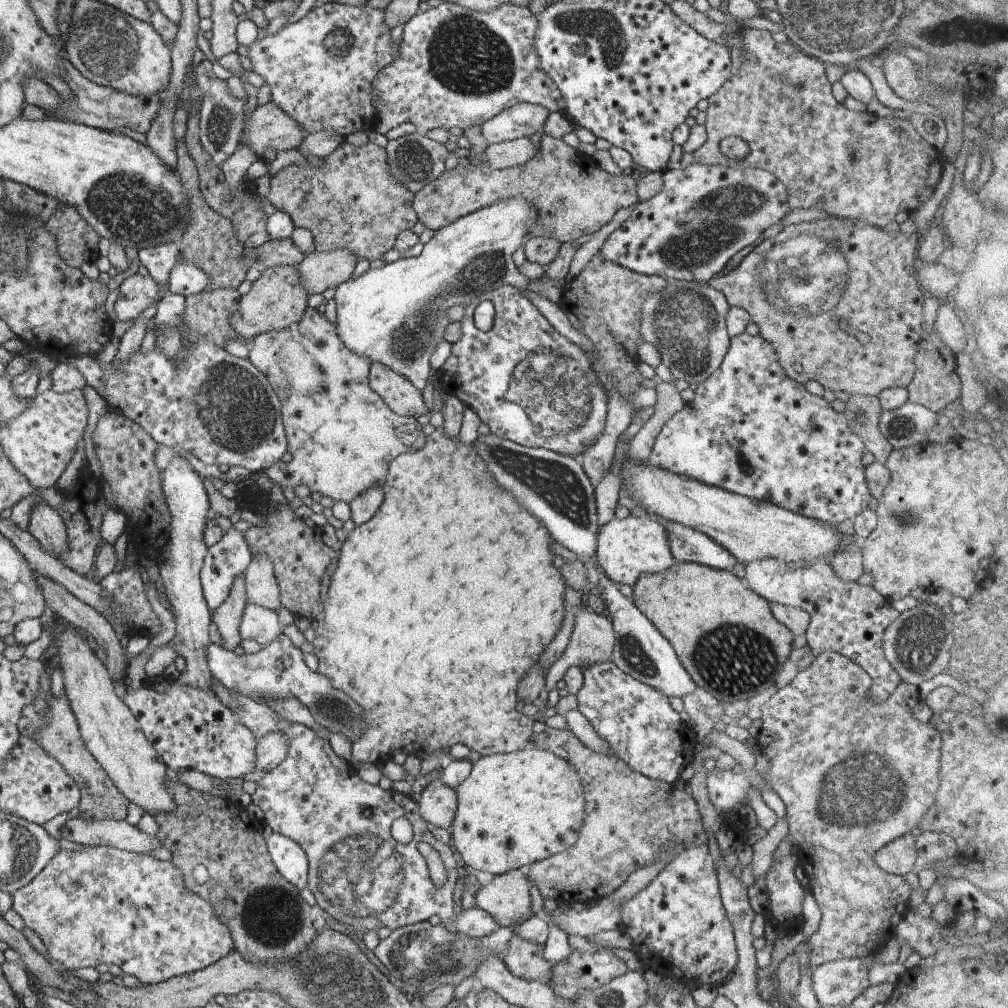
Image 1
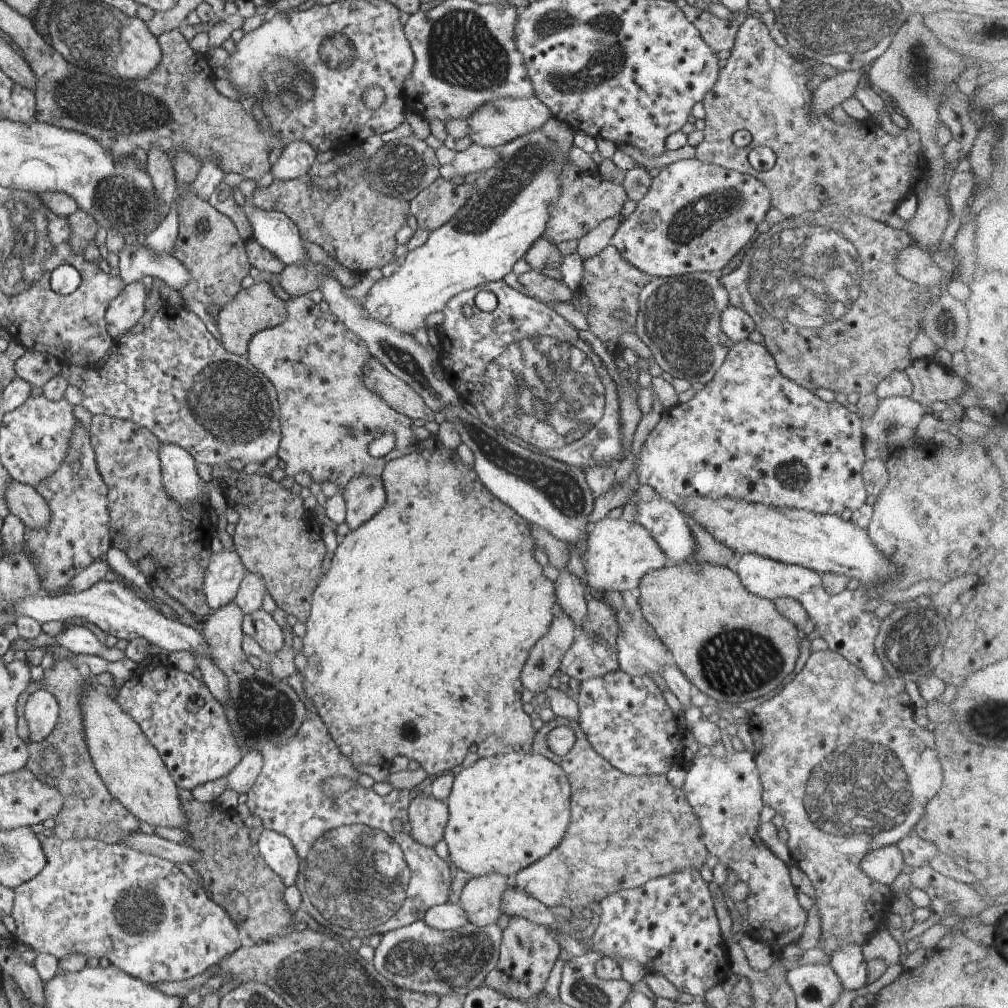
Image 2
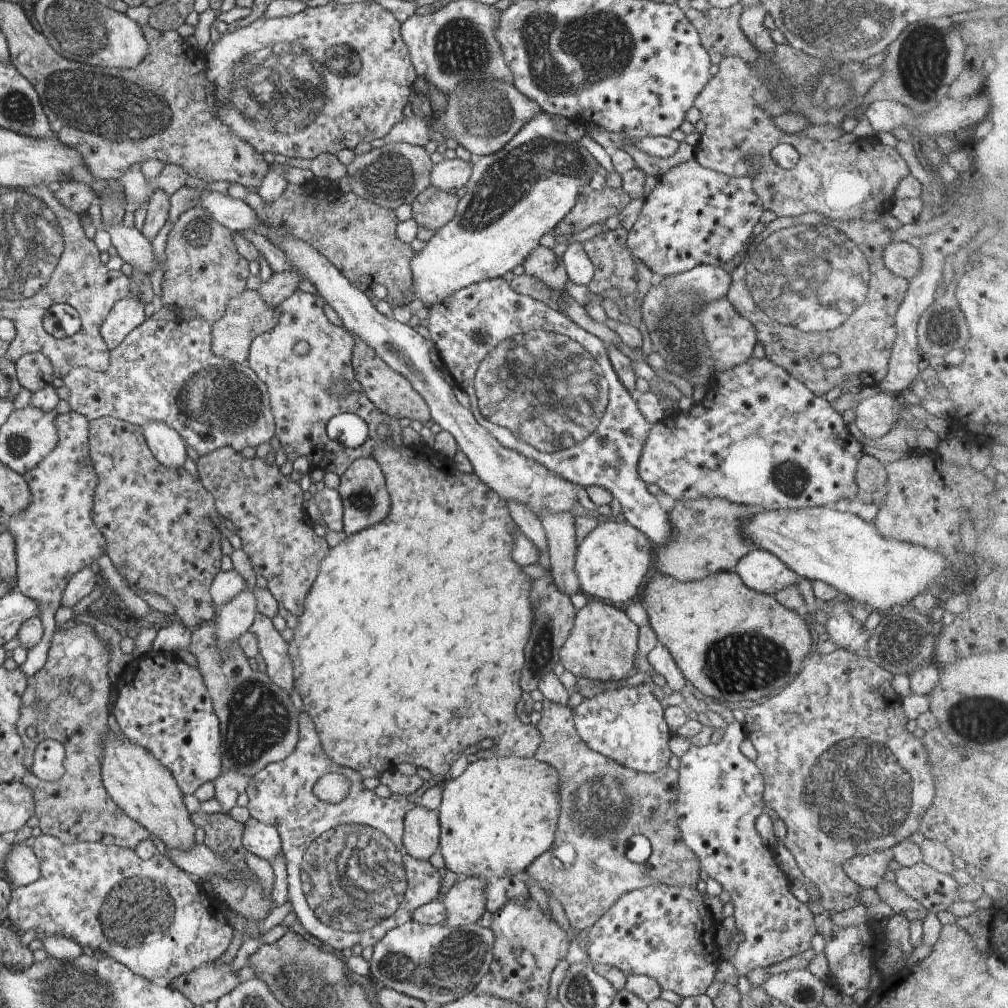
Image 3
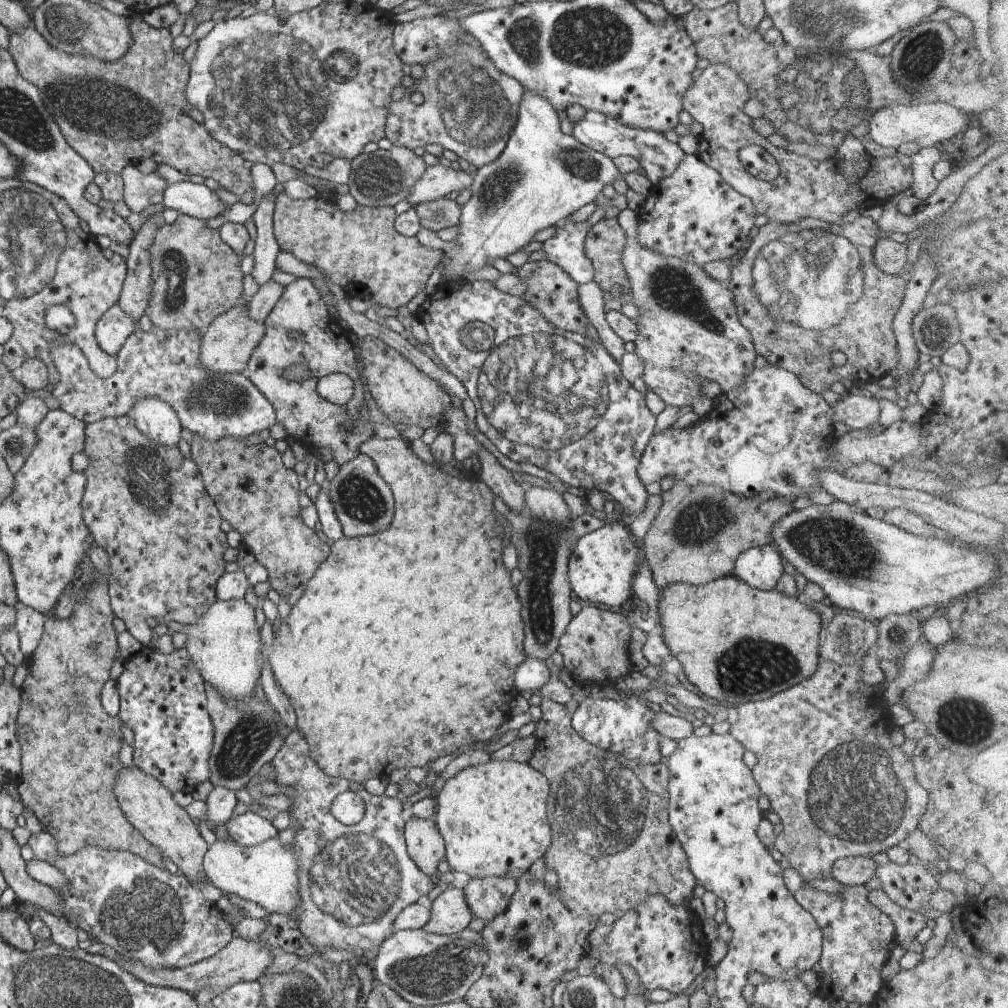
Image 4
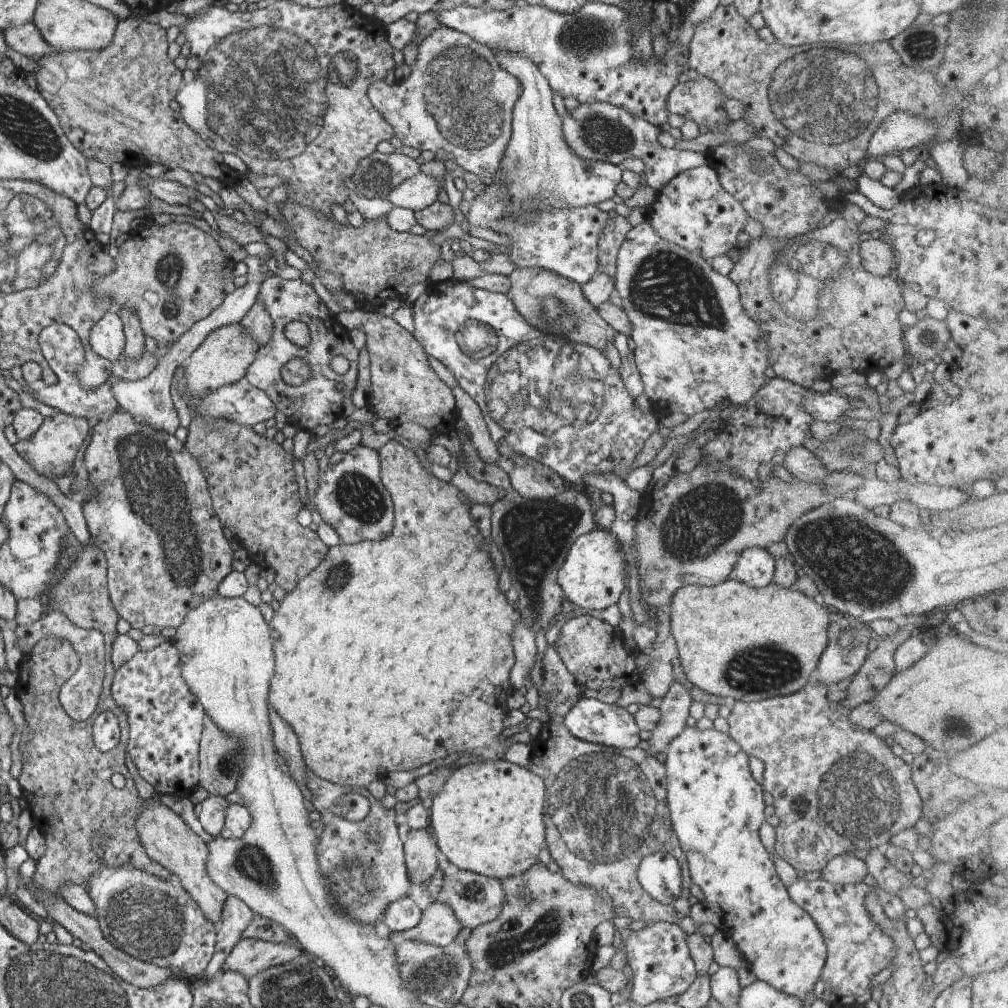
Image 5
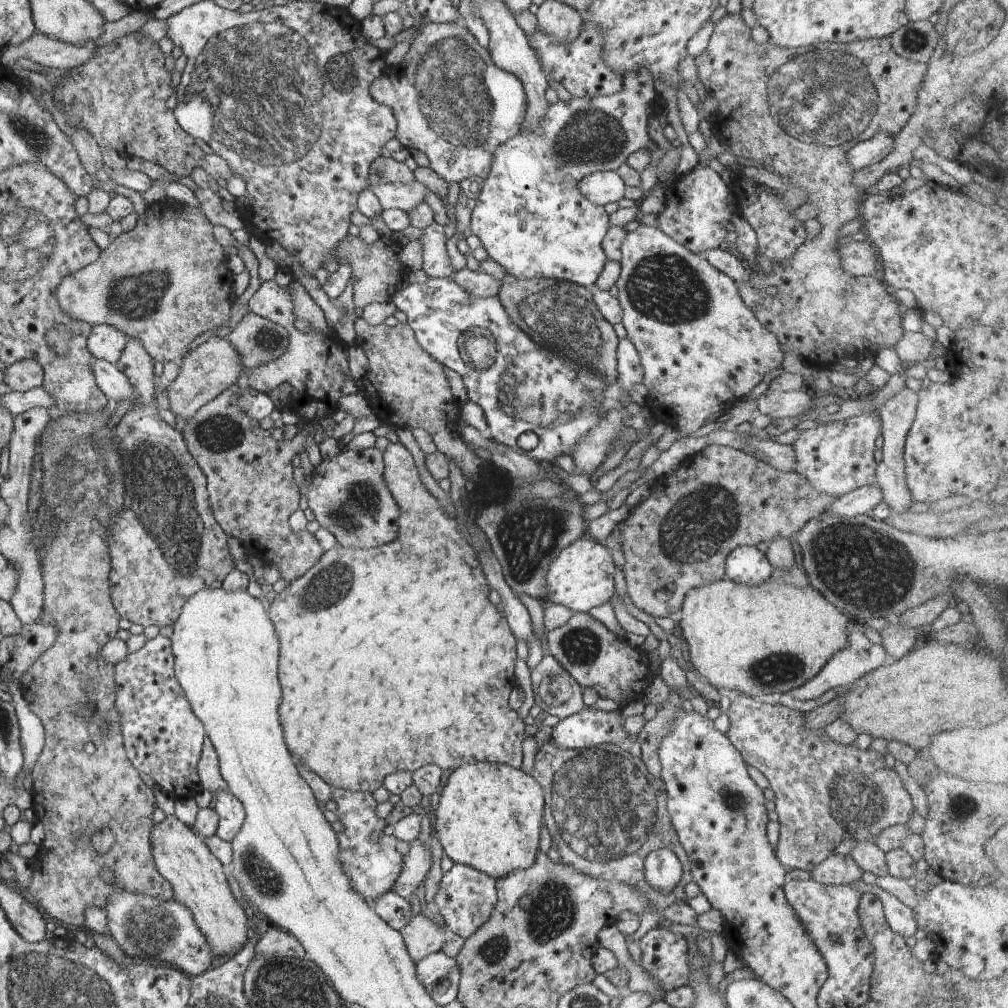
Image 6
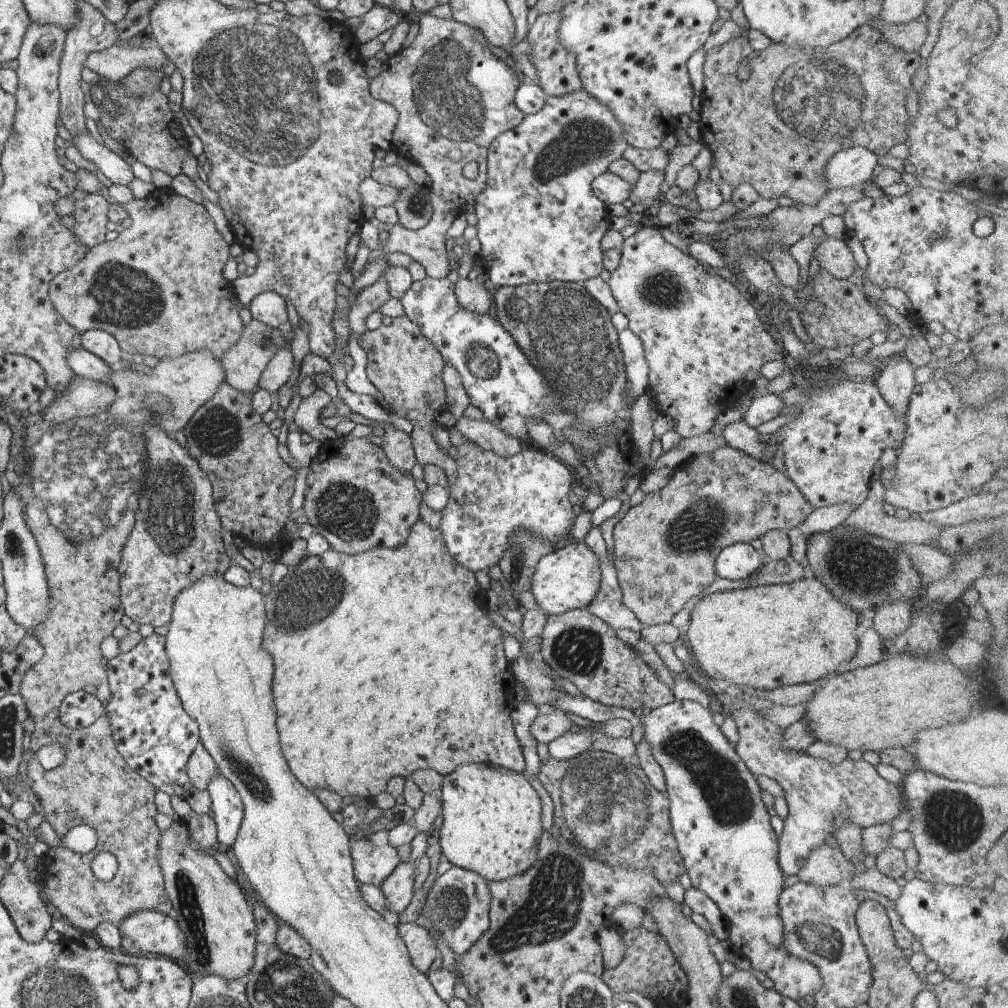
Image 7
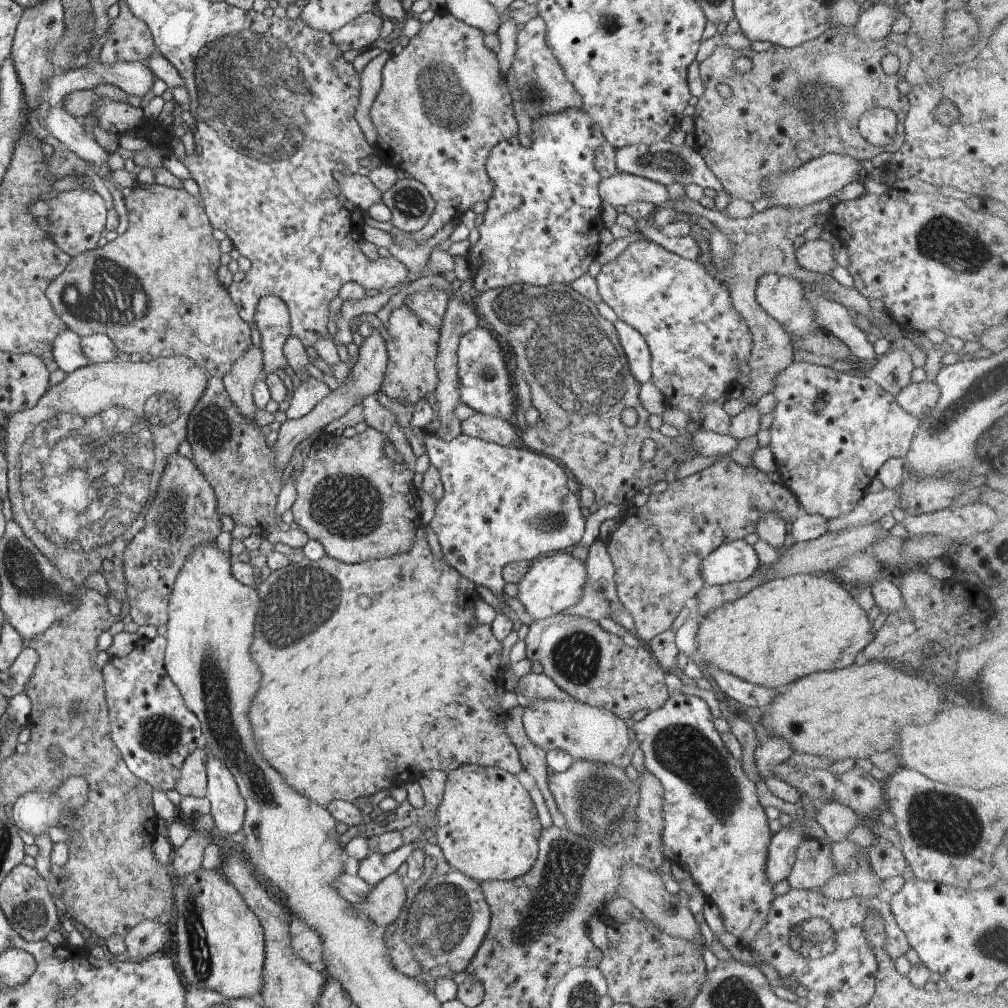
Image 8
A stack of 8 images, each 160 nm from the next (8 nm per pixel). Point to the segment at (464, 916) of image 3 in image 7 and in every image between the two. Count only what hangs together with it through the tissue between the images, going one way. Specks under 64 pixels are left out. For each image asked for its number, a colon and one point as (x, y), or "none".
4: (449, 914)
5: (439, 925)
6: (422, 936)
7: (422, 951)

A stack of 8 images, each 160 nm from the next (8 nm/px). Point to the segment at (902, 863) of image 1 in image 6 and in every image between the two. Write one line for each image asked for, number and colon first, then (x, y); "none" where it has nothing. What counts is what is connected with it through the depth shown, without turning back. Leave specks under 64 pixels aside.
2: (883, 865)
3: (867, 870)
4: (851, 871)
5: (845, 869)
6: (837, 869)

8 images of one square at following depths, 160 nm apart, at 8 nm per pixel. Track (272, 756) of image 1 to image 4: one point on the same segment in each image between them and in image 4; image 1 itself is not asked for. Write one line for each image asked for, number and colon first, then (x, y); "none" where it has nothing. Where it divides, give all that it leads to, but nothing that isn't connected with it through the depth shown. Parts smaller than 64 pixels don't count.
2: (241, 778)
3: (230, 785)
4: (220, 804)

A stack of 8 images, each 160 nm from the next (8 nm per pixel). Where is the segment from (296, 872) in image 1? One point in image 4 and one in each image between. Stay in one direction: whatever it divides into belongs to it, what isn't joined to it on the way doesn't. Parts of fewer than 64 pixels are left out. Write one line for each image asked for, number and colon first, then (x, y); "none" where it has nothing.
2: (276, 849)
3: (262, 839)
4: (249, 829)

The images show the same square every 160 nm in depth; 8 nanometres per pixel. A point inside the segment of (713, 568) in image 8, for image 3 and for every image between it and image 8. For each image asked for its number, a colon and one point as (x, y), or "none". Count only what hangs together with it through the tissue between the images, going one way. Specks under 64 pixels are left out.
3: (760, 570)
4: (761, 567)
5: (755, 566)
6: (748, 565)
7: (739, 561)

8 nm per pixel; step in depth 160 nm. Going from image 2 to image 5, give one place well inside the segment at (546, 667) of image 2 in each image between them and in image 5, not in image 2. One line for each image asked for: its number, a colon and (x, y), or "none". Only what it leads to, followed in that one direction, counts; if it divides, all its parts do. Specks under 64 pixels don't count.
3: (554, 615)
4: (543, 549)
5: (534, 536)

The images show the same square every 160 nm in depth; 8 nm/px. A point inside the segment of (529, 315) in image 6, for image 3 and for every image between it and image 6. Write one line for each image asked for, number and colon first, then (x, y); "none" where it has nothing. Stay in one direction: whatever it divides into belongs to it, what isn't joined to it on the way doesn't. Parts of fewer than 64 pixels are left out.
3: (542, 263)
4: (549, 289)
5: (556, 305)

